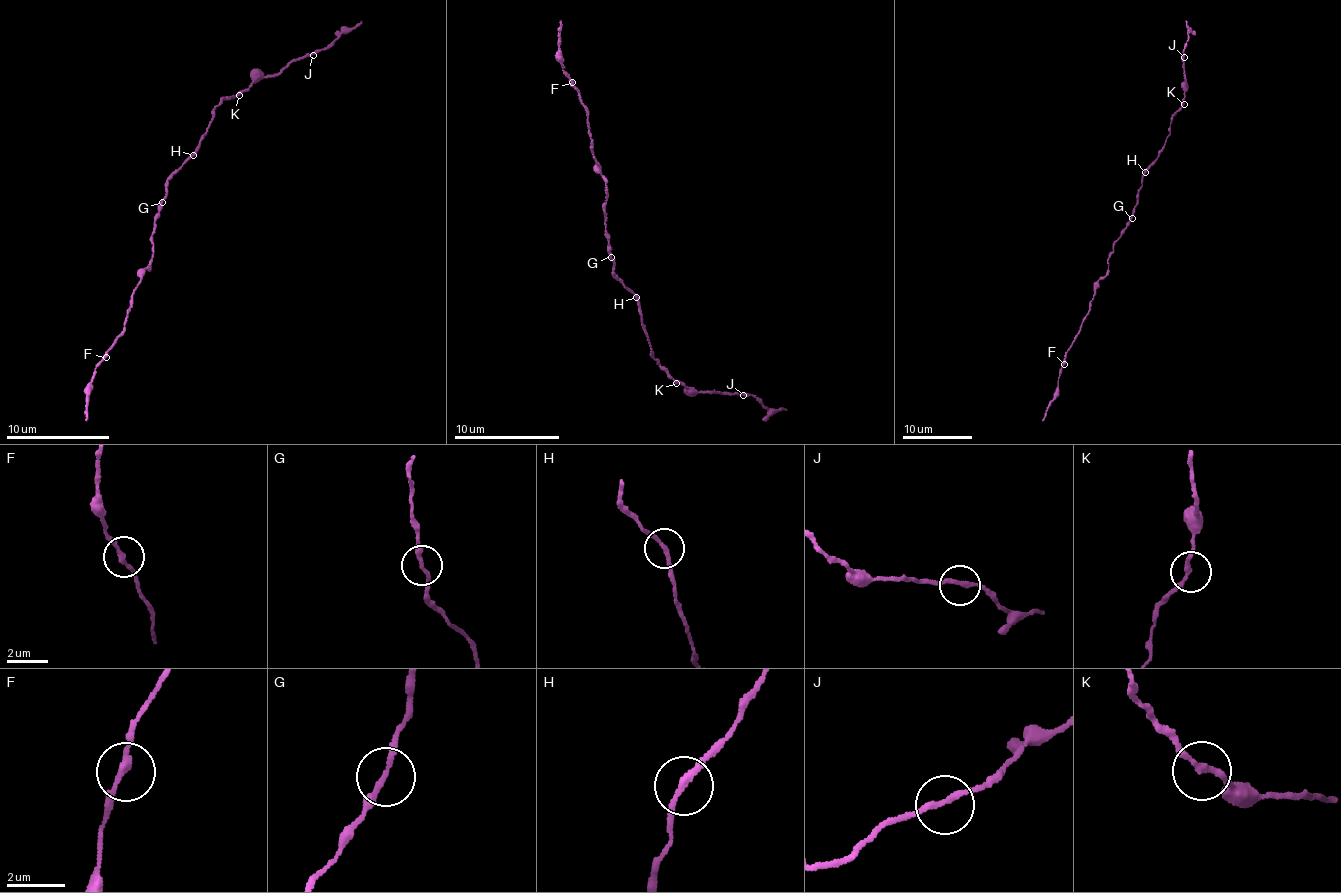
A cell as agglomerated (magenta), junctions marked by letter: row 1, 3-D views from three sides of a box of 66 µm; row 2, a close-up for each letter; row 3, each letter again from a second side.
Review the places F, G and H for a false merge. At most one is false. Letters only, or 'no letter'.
H

